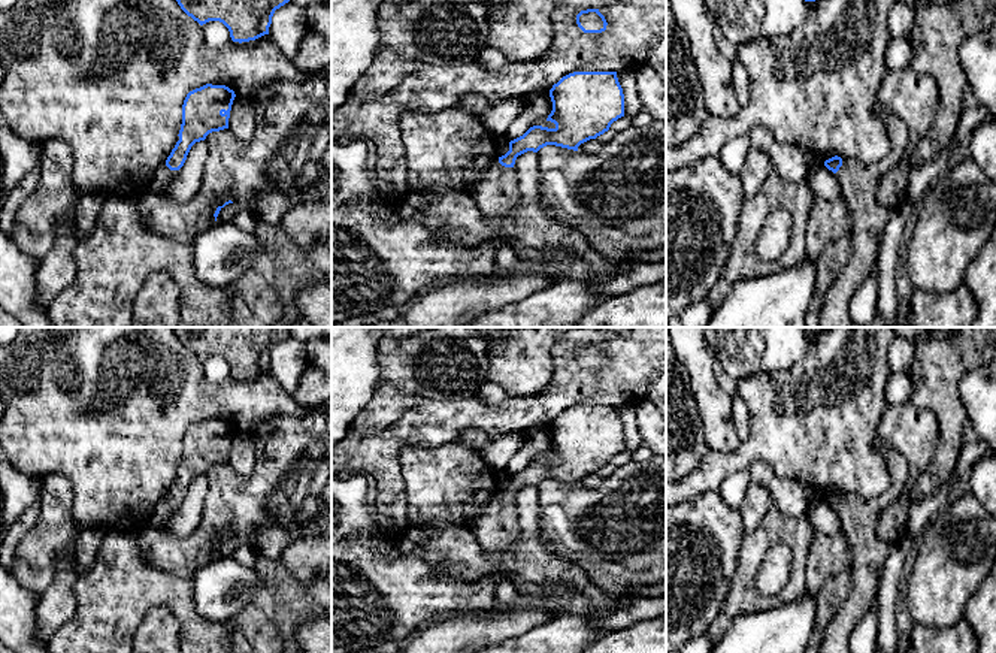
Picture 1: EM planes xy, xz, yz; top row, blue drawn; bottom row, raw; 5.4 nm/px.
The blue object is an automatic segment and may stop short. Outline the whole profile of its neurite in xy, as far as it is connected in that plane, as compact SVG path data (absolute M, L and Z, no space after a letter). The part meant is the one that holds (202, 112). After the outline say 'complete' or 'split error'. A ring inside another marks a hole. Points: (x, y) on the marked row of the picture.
M206 84L190 91L182 105L179 140L151 176L145 194L167 196L166 190L184 166L191 146L212 131L228 129L228 118L236 94L225 85Z | split error

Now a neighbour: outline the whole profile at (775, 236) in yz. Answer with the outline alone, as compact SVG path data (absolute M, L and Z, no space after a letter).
M785 209L774 211L765 221L756 244L756 253L762 260L778 260L791 242L793 220Z

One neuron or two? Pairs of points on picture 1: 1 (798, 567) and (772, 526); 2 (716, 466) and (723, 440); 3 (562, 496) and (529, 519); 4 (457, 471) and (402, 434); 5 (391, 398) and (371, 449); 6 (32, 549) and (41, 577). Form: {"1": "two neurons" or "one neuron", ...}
{"1": "one neuron", "2": "two neurons", "3": "two neurons", "4": "two neurons", "5": "two neurons", "6": "one neuron"}

